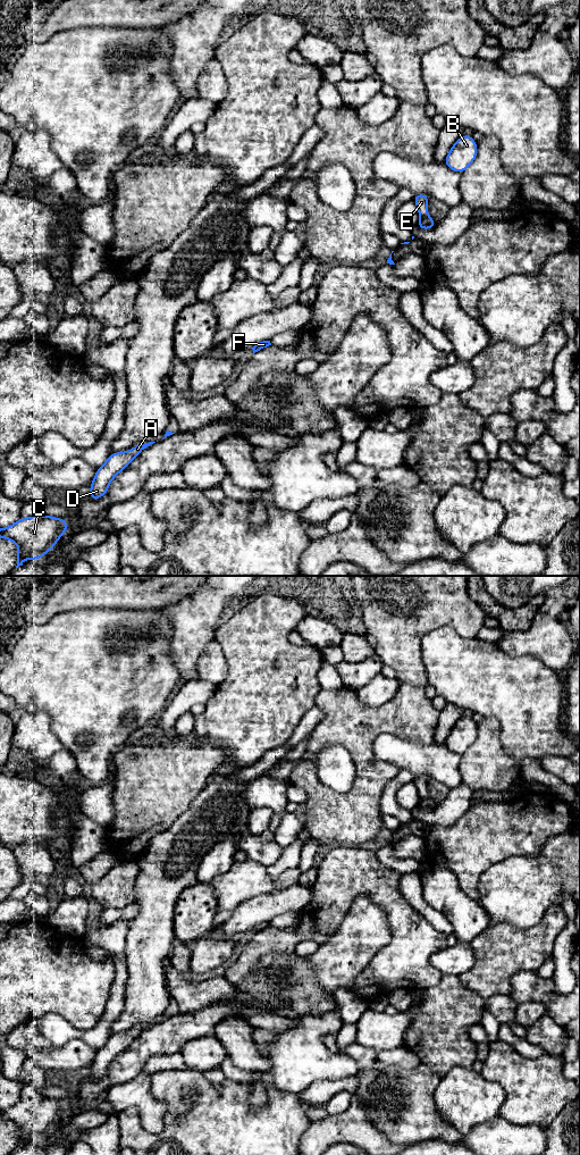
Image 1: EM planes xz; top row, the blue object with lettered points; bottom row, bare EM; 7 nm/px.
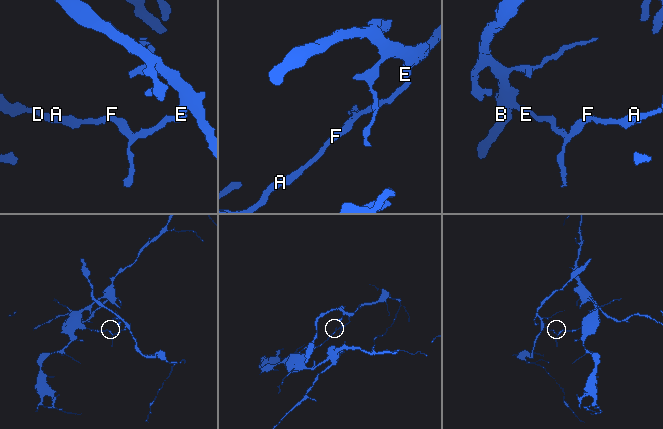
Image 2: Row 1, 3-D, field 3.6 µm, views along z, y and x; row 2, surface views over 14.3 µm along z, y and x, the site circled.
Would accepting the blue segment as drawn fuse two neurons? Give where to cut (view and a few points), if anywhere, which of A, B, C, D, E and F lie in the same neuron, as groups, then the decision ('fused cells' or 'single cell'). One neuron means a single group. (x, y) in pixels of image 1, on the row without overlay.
cut xz (427, 796), (420, 800); groups A C D F / B E; fused cells

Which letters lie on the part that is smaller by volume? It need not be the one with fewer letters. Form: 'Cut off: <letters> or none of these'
Cut off: B, E

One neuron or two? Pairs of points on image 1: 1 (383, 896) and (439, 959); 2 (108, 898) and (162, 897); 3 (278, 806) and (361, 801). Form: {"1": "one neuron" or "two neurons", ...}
{"1": "two neurons", "2": "two neurons", "3": "two neurons"}

